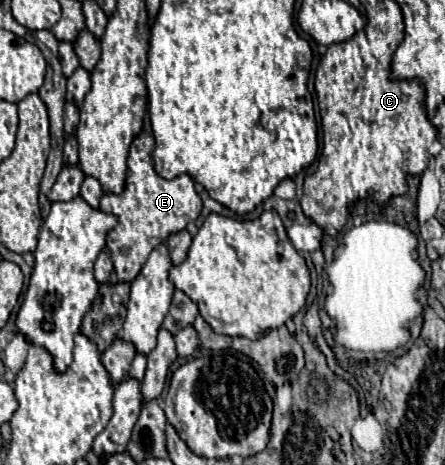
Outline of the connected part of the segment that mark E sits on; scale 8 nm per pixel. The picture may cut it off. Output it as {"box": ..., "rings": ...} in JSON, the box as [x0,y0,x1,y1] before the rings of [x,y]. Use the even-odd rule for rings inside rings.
{"box":[99,130,203,282],"rings":[[[143,130],[133,138],[127,156],[127,178],[123,192],[103,194],[99,204],[103,212],[115,214],[119,218],[119,224],[107,234],[107,246],[111,248],[111,260],[119,282],[133,282],[133,278],[141,272],[143,264],[147,262],[151,250],[157,244],[163,244],[169,234],[187,228],[189,222],[195,222],[203,208],[191,176],[181,174],[173,180],[165,180],[155,172],[151,160],[153,148],[155,140],[151,132]]]}

